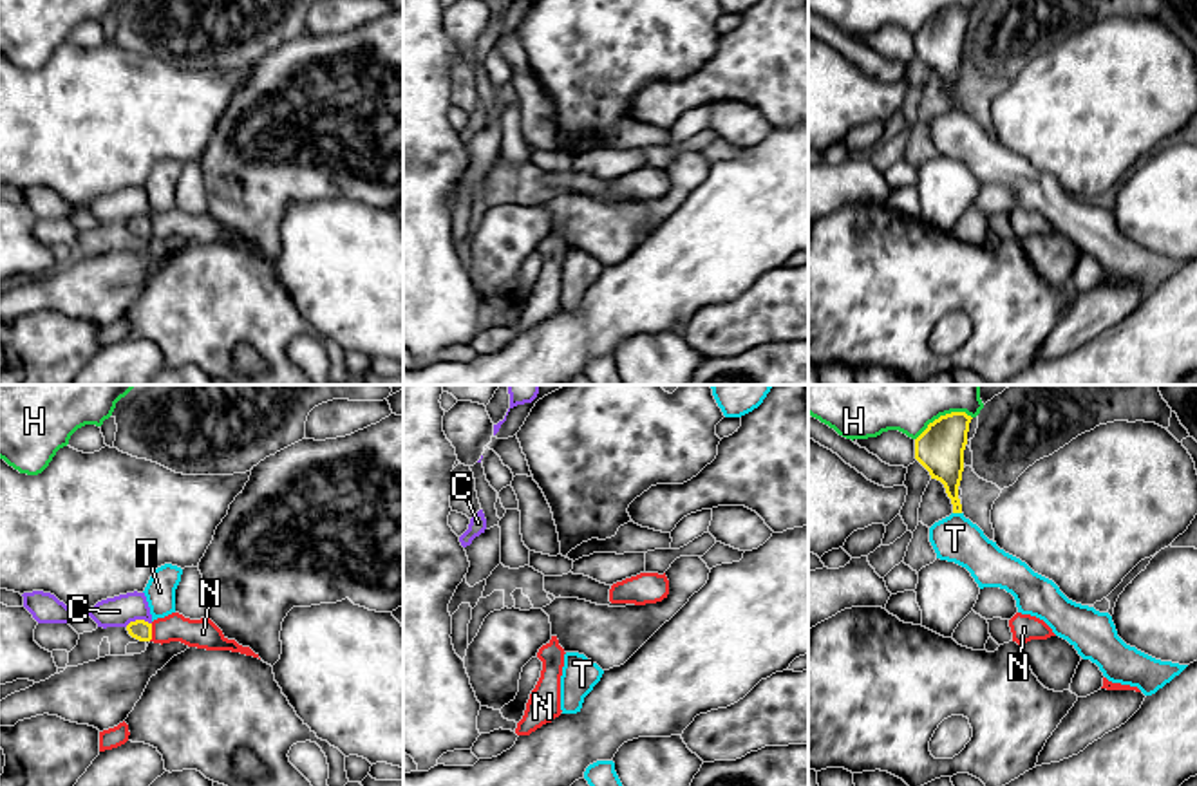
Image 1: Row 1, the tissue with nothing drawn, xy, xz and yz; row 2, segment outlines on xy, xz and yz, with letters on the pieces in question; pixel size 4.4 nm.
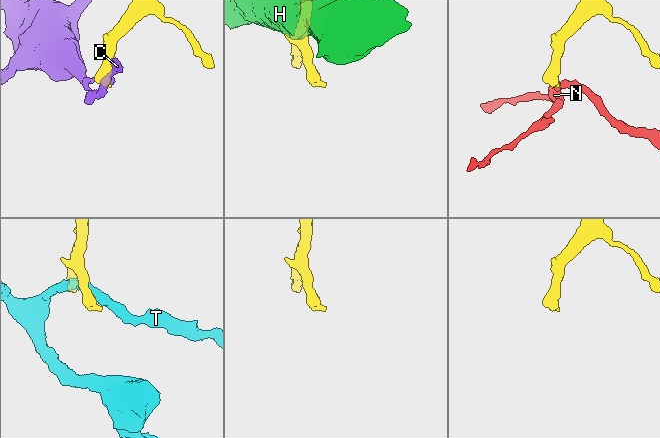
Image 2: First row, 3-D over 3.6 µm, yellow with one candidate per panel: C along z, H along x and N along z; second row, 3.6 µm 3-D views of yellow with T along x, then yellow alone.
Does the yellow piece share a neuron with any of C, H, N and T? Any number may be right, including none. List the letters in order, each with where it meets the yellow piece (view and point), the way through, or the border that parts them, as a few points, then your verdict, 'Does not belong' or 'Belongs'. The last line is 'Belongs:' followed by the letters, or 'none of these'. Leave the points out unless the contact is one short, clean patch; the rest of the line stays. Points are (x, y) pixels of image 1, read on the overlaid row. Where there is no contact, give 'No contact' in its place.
C: Touches yellow at xy (138, 620). Boundary: xy (150, 622), (131, 620), (125, 626). Does not belong
H: Touches yellow at yz (942, 416). Does not belong
N: Touches yellow at xy (150, 633). Boundary: xy (152, 624), (152, 636), (149, 640). Does not belong
T: Touches yellow at yz (957, 512). Boundary: yz (953, 512), (961, 514). Does not belong
Belongs: none of these

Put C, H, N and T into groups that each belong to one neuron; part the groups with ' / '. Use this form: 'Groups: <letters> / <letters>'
Groups: C / H / N / T

